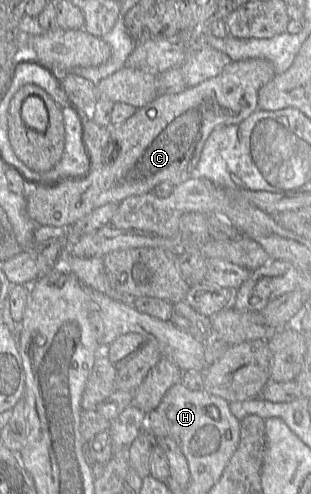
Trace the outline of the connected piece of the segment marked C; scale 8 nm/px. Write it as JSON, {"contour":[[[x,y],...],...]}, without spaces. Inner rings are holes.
{"contour":[[[266,59],[232,61],[220,74],[200,84],[187,87],[175,94],[157,96],[149,104],[138,108],[127,120],[109,125],[111,134],[108,156],[103,163],[90,168],[89,172],[77,180],[67,181],[55,187],[29,187],[25,194],[27,213],[39,225],[68,227],[94,209],[107,203],[120,203],[132,195],[152,192],[161,182],[167,181],[177,186],[195,175],[200,153],[211,132],[222,126],[239,124],[258,110],[258,91],[275,76],[273,64]]]}

